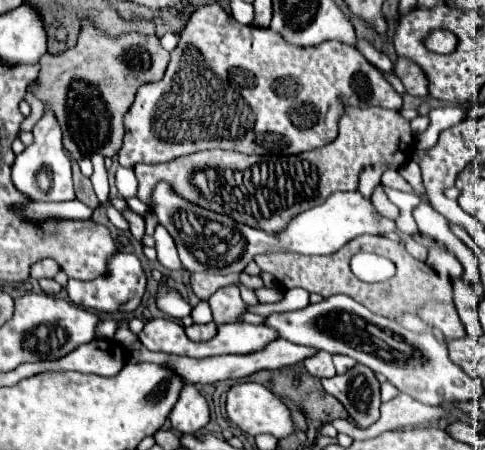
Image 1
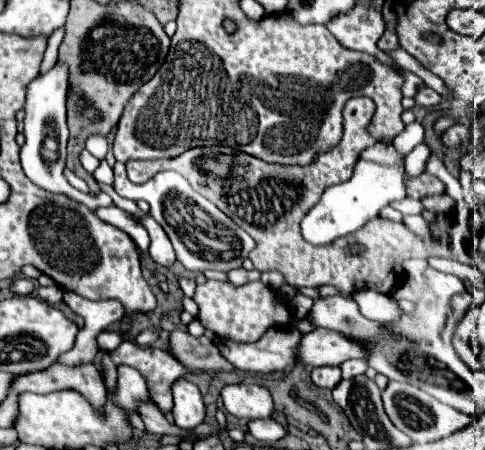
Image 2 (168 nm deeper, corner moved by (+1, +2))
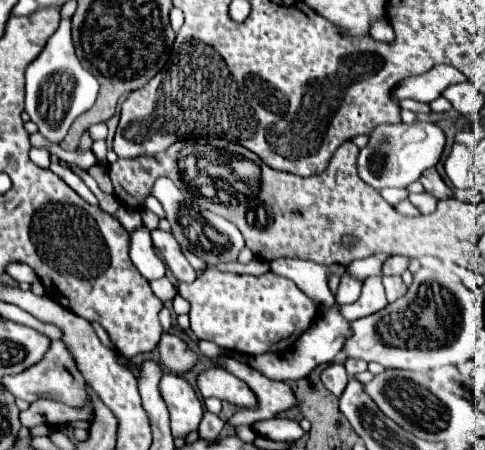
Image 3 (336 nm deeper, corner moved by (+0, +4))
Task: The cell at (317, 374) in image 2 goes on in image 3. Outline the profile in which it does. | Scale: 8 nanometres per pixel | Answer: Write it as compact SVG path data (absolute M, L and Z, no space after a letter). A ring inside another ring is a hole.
M329 364L323 370L321 380L323 380L323 384L325 384L325 388L329 392L333 392L335 396L341 396L349 378L347 378L347 372L345 372L345 366L343 364Z

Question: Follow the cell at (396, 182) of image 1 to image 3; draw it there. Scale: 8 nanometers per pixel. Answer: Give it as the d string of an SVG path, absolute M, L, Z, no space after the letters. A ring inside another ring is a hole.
M429 168L429 170L425 170L423 174L421 174L421 178L419 178L419 182L423 184L423 188L427 190L427 192L431 192L435 198L445 198L445 196L453 196L453 192L451 192L451 188L447 186L447 190L445 190L445 182L441 180L441 176L437 174L437 170L435 168Z

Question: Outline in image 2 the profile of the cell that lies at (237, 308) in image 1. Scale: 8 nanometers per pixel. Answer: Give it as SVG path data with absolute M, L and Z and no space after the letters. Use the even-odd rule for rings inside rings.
M206 280L196 288L194 300L200 308L200 322L216 336L228 336L238 342L254 342L268 326L288 326L292 312L286 302L274 302L274 294L262 282L232 286L226 282Z

